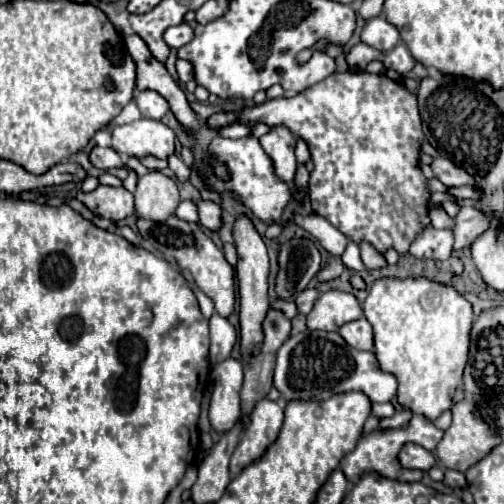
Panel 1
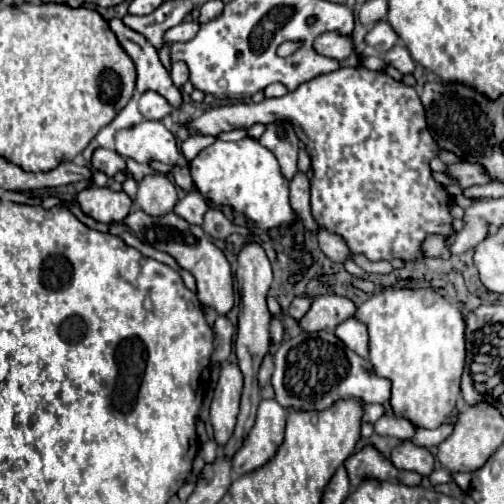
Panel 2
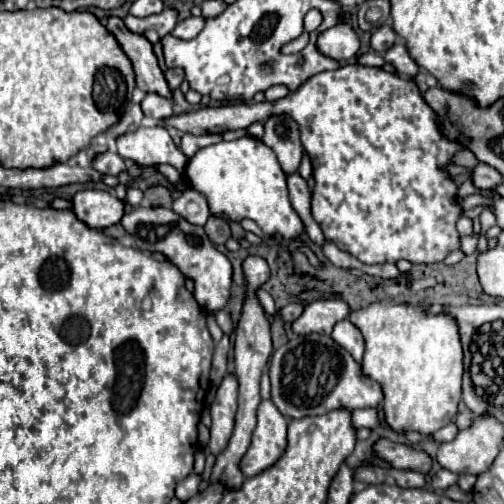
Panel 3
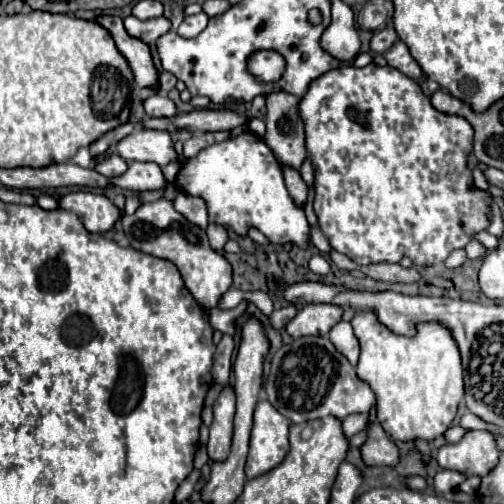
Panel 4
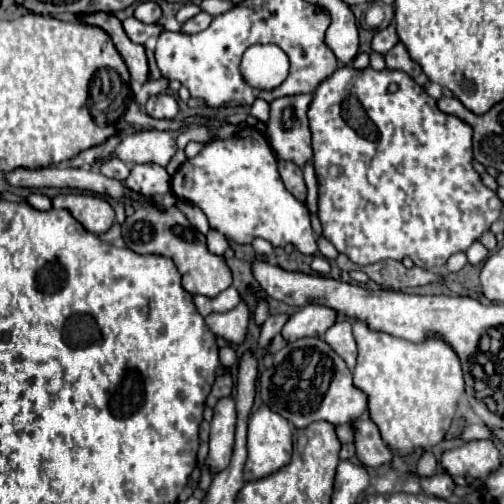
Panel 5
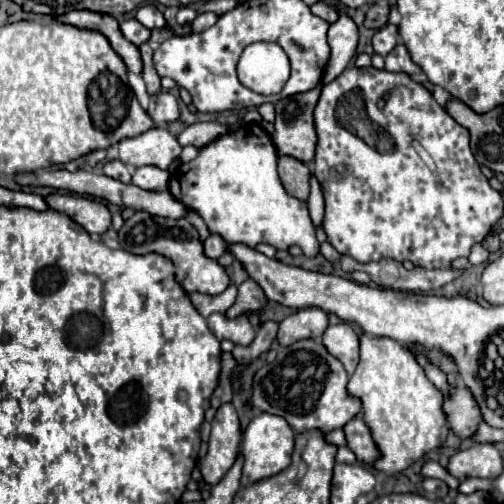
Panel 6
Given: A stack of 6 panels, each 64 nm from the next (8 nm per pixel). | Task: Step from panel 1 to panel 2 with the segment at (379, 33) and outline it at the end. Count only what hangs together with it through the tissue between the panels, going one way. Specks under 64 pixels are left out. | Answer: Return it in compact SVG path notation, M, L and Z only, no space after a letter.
M378 20L366 34L366 44L378 52L386 52L388 48L392 48L398 42L398 34L394 32L394 28L386 22L386 20Z

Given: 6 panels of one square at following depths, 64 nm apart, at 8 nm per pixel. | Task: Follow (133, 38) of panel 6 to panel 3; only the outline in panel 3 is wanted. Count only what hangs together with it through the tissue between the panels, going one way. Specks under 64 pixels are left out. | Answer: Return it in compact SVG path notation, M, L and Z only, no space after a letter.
M166 8L160 14L152 14L152 16L146 16L146 18L136 18L136 16L128 14L124 18L124 24L126 24L128 30L144 34L152 44L156 44L166 34L170 34L172 28L178 24L178 10Z

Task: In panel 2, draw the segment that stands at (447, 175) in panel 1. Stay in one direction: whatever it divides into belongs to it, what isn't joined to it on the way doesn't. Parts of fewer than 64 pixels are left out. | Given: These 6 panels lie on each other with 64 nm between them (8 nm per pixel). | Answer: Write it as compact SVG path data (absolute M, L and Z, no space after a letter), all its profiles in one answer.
M452 162L446 164L446 174L458 182L460 188L468 188L474 184L486 184L490 182L488 174L480 164L468 164L468 162Z

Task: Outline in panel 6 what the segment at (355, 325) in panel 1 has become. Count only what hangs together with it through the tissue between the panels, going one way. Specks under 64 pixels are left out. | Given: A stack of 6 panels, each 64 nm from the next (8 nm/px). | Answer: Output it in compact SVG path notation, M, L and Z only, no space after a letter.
M340 322L340 324L328 326L322 336L322 344L328 348L328 352L332 356L336 356L344 364L348 374L352 374L356 370L360 340L350 324Z

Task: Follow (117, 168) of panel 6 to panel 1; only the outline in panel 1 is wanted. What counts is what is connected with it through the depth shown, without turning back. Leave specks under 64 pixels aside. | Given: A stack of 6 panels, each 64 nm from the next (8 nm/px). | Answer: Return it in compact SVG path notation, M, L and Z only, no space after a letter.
M94 146L90 152L90 162L100 168L100 170L110 170L110 168L120 168L122 160L114 148L100 148Z

